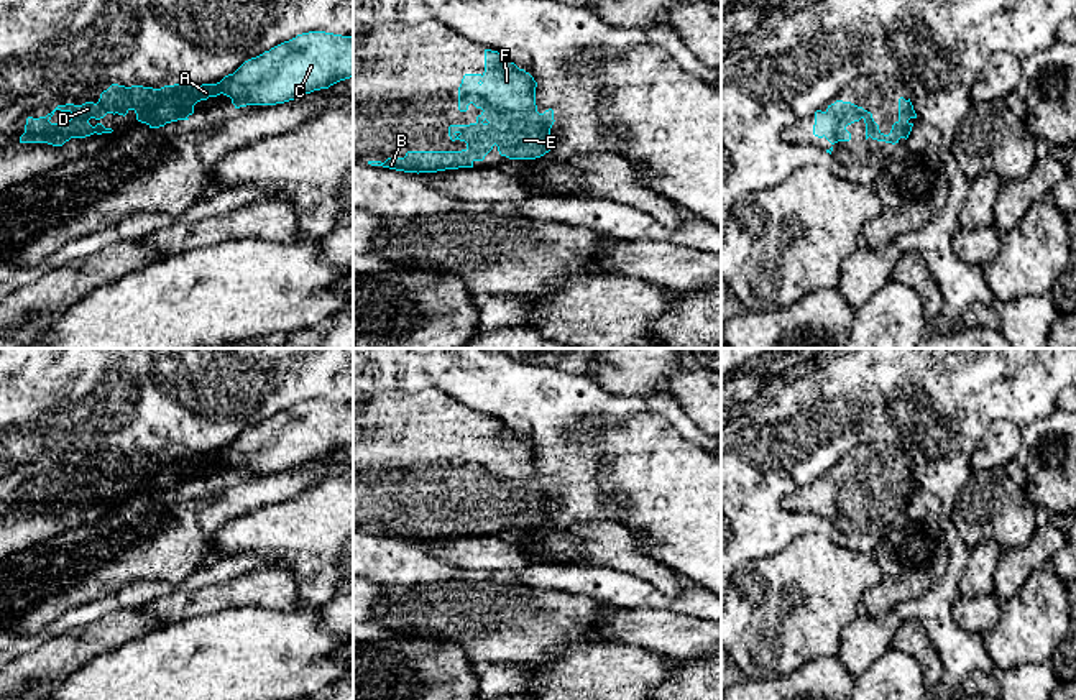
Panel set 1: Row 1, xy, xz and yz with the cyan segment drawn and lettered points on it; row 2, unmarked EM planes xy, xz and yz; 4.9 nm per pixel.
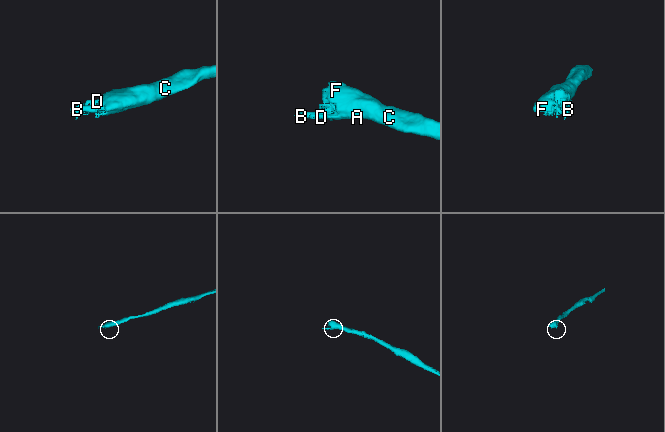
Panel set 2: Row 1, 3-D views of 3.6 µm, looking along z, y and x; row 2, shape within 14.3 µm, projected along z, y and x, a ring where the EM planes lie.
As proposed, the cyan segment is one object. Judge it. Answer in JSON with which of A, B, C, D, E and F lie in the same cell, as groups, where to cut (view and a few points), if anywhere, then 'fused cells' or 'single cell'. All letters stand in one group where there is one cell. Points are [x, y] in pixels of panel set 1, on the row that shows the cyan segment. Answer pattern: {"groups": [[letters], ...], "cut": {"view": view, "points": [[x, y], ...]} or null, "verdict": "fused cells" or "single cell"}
{"groups": [["A", "B", "C", "D", "E", "F"]], "cut": null, "verdict": "single cell"}

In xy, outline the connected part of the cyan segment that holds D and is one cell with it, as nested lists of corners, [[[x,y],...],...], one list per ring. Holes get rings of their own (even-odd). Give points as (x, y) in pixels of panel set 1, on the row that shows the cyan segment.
[[[309,31],[284,41],[263,54],[245,61],[233,74],[217,84],[194,85],[181,81],[161,89],[112,84],[97,104],[57,105],[46,117],[26,118],[20,143],[62,146],[71,138],[112,133],[99,120],[107,113],[136,113],[136,120],[159,128],[189,120],[194,105],[220,94],[232,99],[235,108],[246,105],[276,105],[353,77],[353,36]],[[56,110],[69,112],[66,123],[51,123]]]

